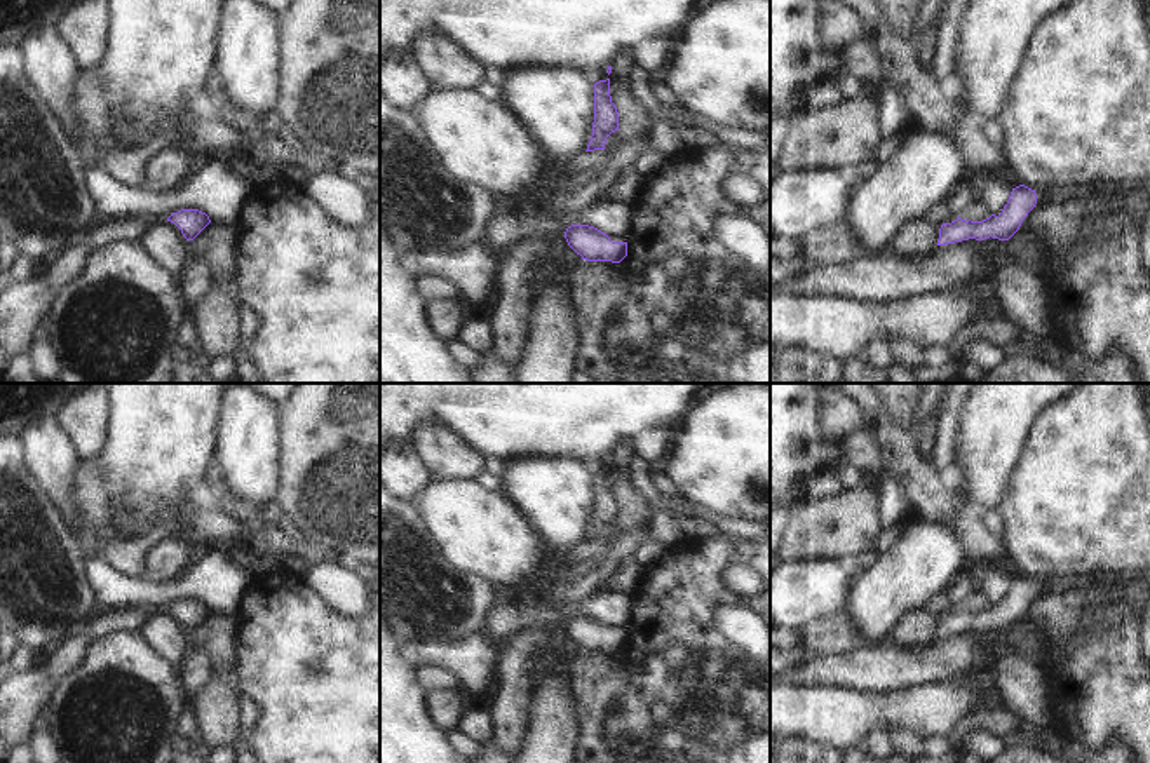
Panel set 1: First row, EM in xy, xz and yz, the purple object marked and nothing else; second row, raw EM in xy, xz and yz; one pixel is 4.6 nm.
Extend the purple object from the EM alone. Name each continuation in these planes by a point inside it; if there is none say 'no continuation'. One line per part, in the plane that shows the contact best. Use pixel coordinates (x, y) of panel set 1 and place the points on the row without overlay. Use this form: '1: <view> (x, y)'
1: yz (1042, 584)

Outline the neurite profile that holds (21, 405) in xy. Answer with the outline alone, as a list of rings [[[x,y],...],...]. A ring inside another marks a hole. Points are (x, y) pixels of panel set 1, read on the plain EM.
[[[0,383],[0,436],[23,436],[94,383]]]

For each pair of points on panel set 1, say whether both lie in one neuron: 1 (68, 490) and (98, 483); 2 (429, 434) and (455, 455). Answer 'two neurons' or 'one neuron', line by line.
1: two neurons
2: one neuron

